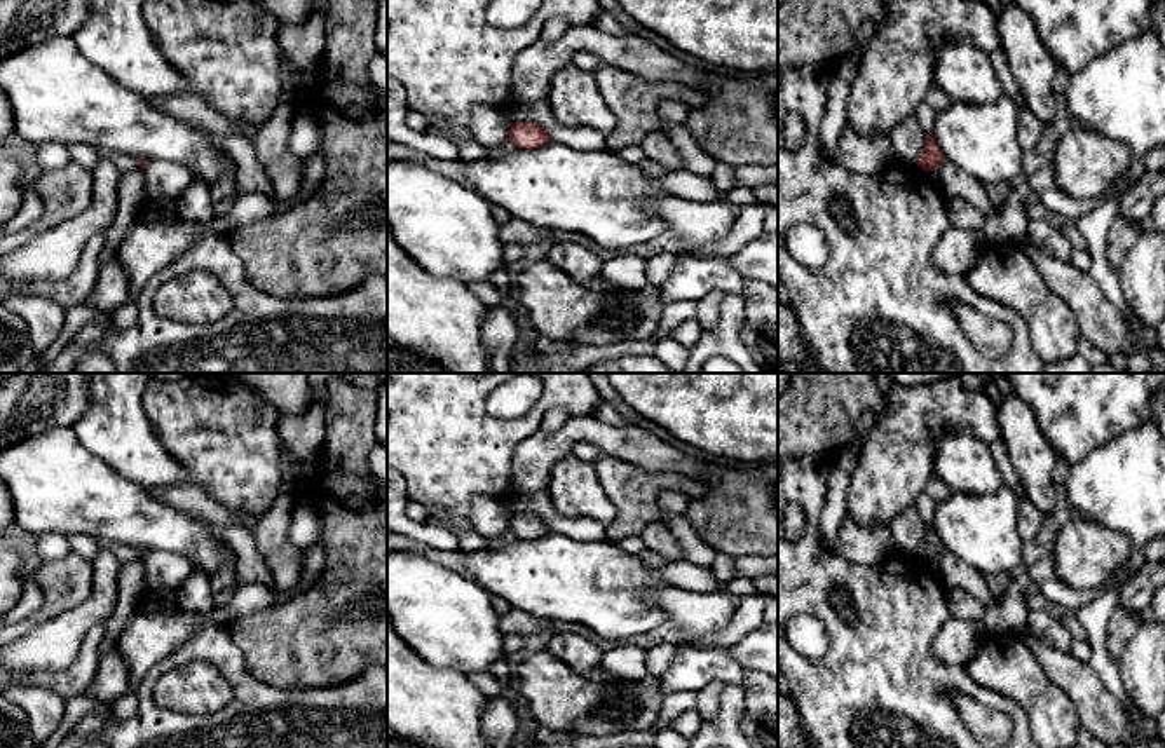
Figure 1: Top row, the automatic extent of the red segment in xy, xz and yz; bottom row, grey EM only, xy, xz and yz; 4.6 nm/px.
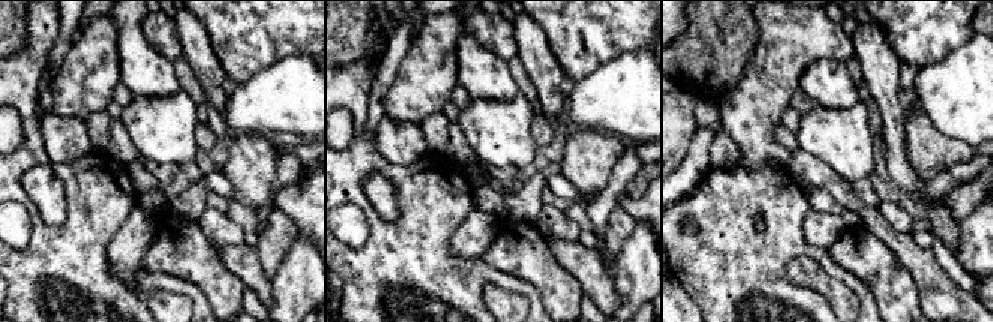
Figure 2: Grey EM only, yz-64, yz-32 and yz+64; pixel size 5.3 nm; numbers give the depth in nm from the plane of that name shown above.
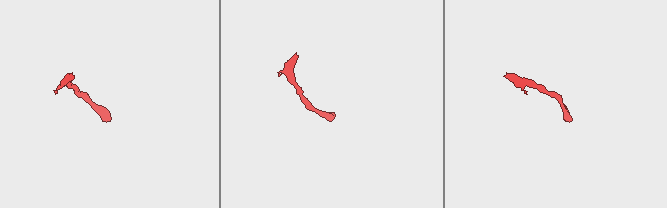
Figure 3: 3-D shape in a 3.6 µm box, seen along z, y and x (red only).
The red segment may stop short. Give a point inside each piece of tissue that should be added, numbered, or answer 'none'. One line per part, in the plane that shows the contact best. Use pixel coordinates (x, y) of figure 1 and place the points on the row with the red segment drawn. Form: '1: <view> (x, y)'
none

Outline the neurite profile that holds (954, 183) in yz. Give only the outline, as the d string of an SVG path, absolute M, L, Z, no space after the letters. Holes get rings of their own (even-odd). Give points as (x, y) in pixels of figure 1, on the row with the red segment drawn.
M942 160L930 174L945 199L963 199L985 216L998 209L994 192L950 160Z

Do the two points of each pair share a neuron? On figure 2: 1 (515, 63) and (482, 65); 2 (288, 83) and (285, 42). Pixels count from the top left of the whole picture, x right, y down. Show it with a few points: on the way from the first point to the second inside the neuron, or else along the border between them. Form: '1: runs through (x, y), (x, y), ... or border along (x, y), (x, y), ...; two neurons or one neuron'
1: border along (507, 63), (512, 78), (521, 92); two neurons
2: border along (309, 56), (287, 56), (255, 72); two neurons

